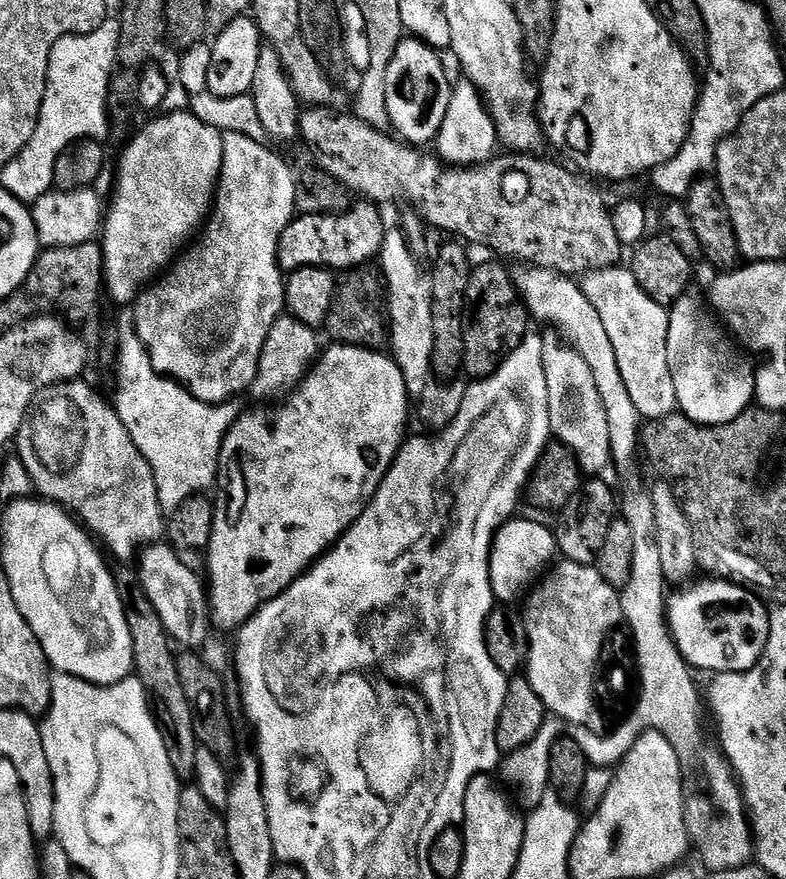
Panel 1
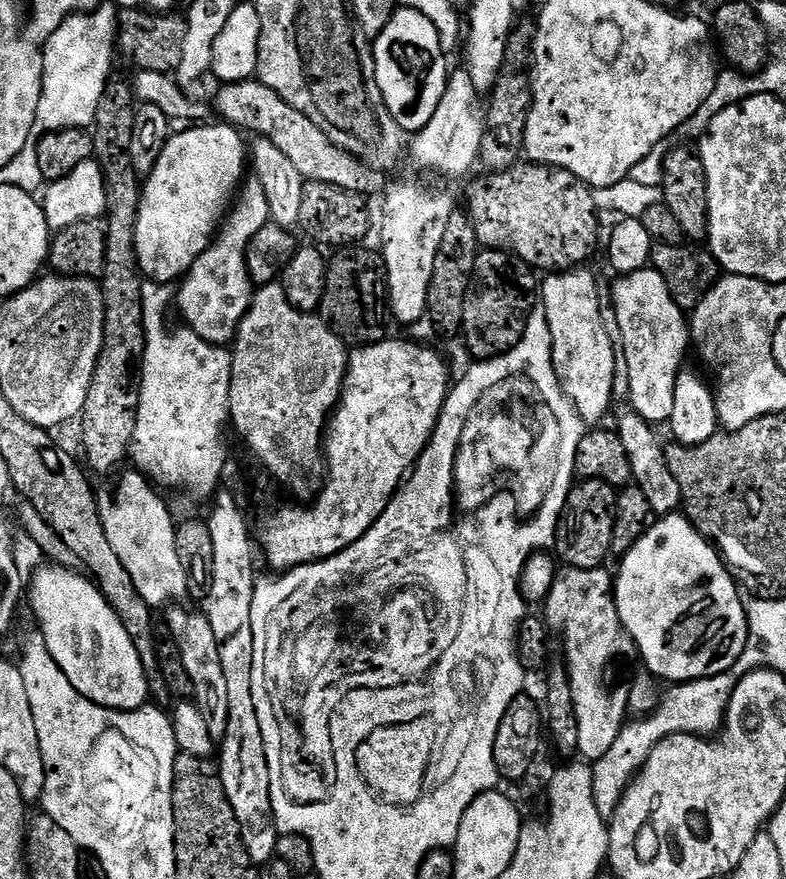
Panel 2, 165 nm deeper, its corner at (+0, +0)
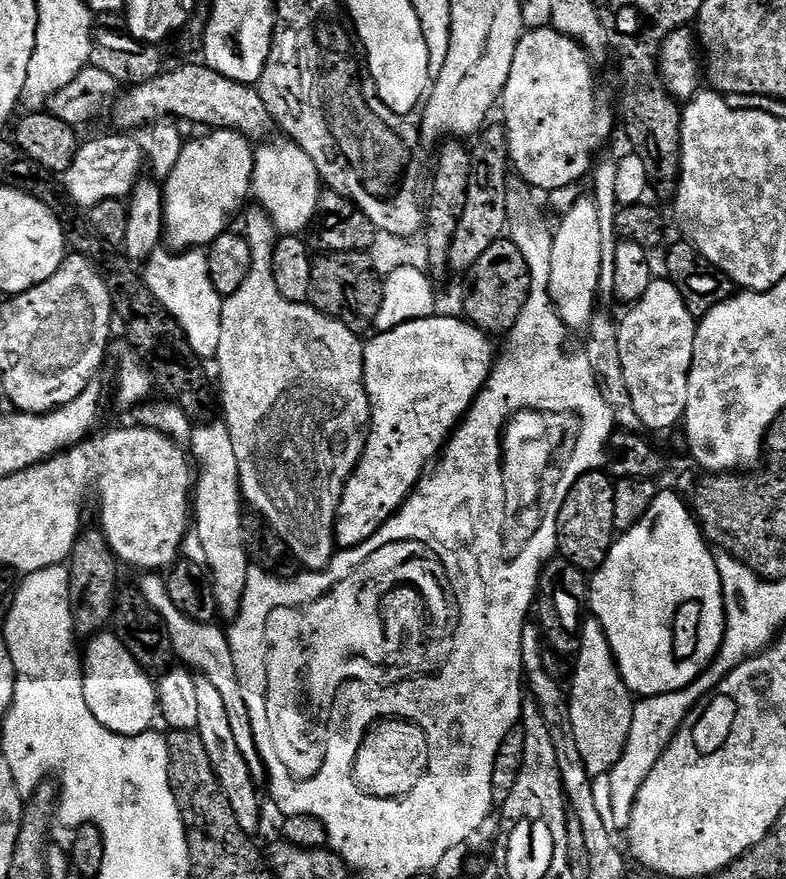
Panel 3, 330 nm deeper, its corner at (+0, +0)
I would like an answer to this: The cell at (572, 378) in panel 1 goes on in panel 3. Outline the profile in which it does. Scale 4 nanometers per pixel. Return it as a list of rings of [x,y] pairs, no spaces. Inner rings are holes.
[[[581,198],[568,212],[559,217],[560,225],[554,228],[552,249],[550,250],[550,286],[548,292],[560,311],[564,325],[570,330],[587,329],[598,311],[599,274],[602,269],[601,224],[598,218],[598,206],[592,198]]]

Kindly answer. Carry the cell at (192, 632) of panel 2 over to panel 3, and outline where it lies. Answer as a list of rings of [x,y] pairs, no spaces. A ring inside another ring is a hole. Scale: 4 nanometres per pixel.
[[[197,675],[196,685],[198,690],[194,694],[198,697],[198,726],[195,731],[200,733],[206,754],[210,754],[210,766],[214,766],[214,774],[226,798],[230,798],[230,807],[234,809],[234,818],[238,818],[238,826],[242,826],[246,833],[256,834],[260,828],[260,796],[256,793],[258,784],[252,779],[246,758],[242,758],[242,750],[238,750],[234,726],[230,726],[230,714],[226,714],[226,702],[210,678]]]

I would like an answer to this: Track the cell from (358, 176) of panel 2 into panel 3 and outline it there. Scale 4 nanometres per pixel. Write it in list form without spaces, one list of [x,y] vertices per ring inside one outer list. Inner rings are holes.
[[[184,62],[181,68],[165,70],[161,72],[158,78],[154,78],[145,84],[138,84],[127,89],[128,92],[119,97],[115,101],[114,107],[111,109],[112,120],[117,124],[120,130],[136,130],[132,128],[140,128],[152,126],[157,121],[165,121],[169,118],[175,118],[177,121],[193,120],[196,124],[205,124],[208,130],[223,130],[225,132],[237,132],[242,134],[250,142],[264,142],[269,139],[268,136],[274,132],[274,121],[270,110],[266,108],[266,102],[260,97],[259,91],[253,85],[243,84],[242,82],[234,82],[230,78],[226,78],[222,74],[218,74],[213,68],[208,67],[203,62]]]

